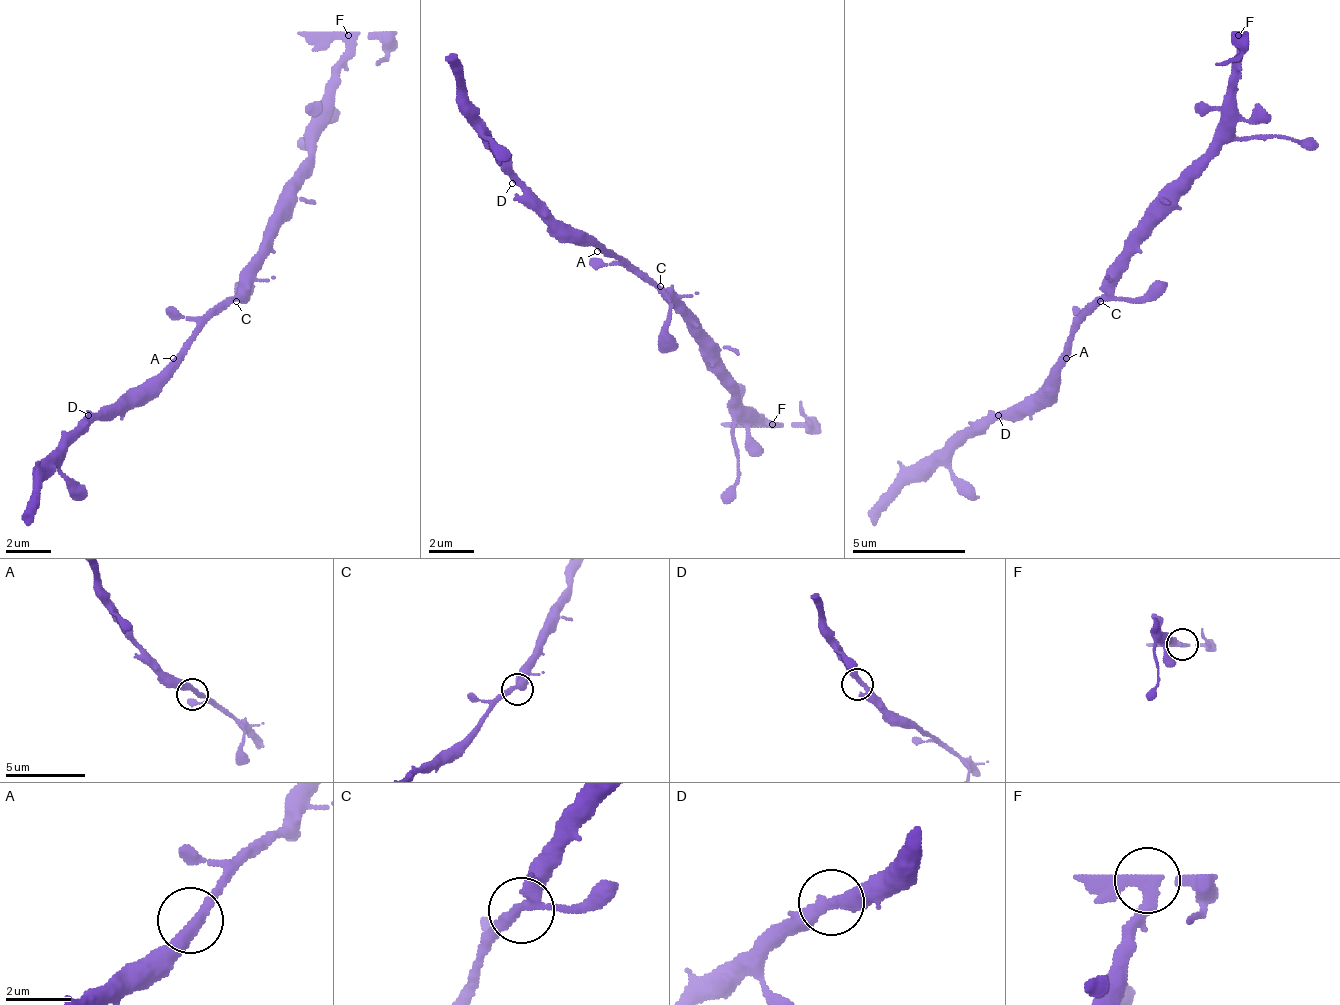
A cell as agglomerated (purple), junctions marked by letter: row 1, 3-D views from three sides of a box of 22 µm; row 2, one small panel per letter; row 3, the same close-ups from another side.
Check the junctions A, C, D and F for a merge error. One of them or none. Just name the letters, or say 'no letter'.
F

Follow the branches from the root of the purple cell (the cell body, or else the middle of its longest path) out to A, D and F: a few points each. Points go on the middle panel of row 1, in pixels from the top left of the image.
A: (660, 291), (631, 263), (625, 263), (620, 257), (603, 257), (597, 251)
D: (660, 291), (631, 263), (620, 257), (603, 257), (580, 234), (557, 223), (517, 183), (512, 183)
F: (660, 291), (699, 331), (699, 342), (711, 354), (716, 371), (733, 388), (733, 394), (762, 422), (773, 422)

